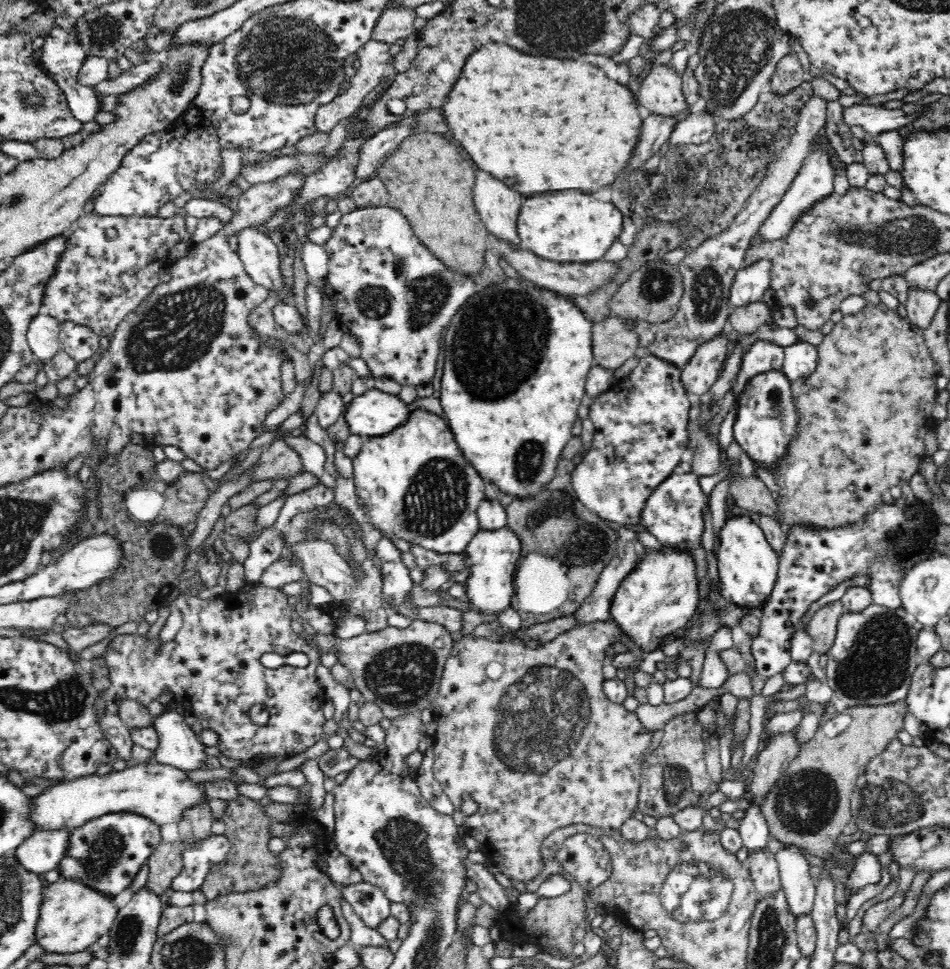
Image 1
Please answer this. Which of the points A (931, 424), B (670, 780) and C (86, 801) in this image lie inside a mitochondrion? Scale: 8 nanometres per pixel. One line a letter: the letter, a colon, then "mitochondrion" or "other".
A: other
B: mitochondrion
C: other

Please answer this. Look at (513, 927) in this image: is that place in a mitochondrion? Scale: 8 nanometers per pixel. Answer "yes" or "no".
no

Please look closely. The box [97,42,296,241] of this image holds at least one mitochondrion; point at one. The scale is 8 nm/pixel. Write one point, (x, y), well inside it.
(182, 71)

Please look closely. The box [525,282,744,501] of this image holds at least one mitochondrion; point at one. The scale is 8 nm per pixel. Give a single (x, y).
(645, 440)

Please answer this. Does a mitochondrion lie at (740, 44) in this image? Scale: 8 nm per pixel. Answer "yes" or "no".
yes

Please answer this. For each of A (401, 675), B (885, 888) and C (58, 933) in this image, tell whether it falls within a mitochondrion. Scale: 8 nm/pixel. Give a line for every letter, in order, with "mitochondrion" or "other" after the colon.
A: mitochondrion
B: other
C: other

